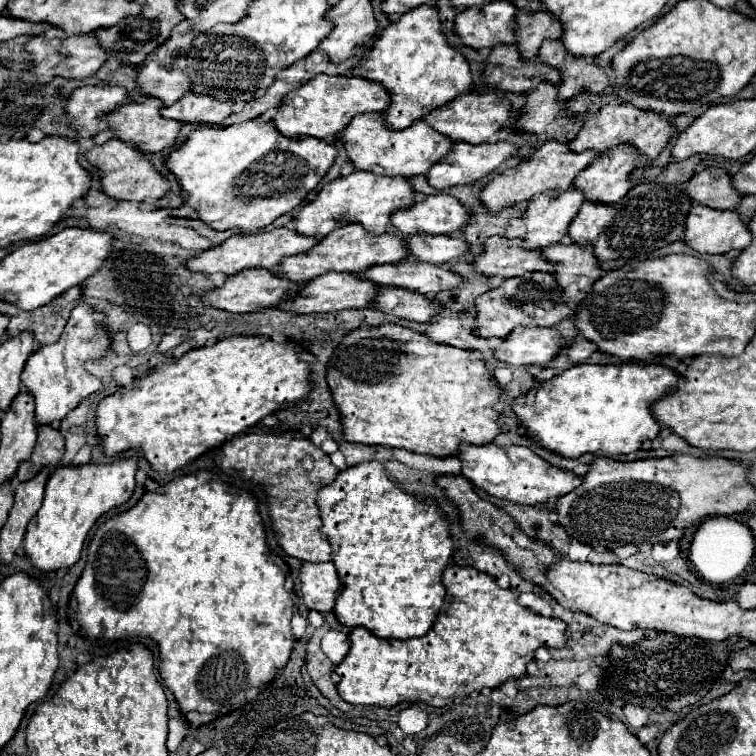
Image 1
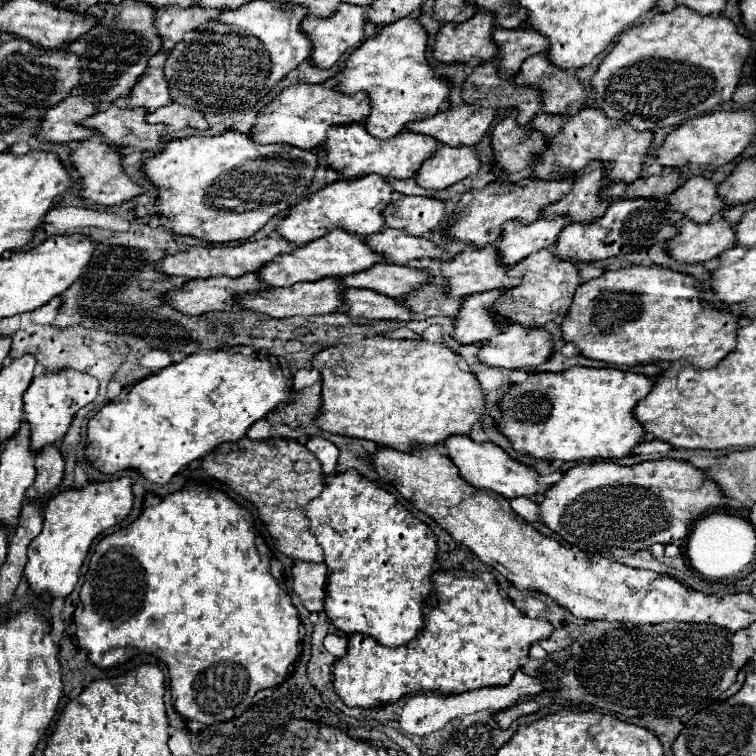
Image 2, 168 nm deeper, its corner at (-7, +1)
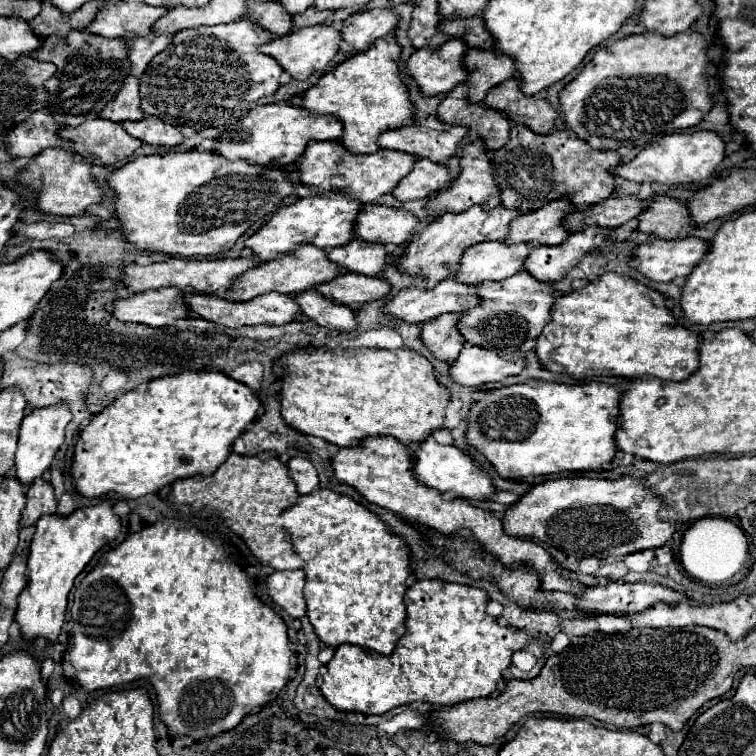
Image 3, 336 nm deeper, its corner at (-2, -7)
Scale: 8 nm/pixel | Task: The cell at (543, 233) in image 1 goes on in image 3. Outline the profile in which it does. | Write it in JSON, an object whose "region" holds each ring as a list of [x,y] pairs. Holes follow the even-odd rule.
{"region":[[[479,242],[463,252],[463,260],[455,272],[455,280],[475,286],[487,280],[505,280],[521,270],[523,260],[529,252],[529,244],[507,246],[503,242]]]}

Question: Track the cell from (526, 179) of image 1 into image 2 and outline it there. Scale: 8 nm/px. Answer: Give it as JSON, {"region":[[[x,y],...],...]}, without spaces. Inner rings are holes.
{"region":[[[574,172],[564,174],[560,180],[540,180],[540,178],[524,178],[522,182],[508,184],[508,180],[496,180],[486,184],[482,190],[470,190],[462,194],[458,204],[458,216],[448,230],[448,236],[462,242],[472,242],[476,246],[492,244],[500,236],[502,224],[510,220],[520,220],[522,224],[530,224],[540,218],[540,212],[548,206],[566,196],[572,190],[572,180],[576,178]]]}

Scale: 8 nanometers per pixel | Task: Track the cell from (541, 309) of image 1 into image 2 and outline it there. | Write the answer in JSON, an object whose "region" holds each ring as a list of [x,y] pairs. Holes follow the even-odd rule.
{"region":[[[504,290],[468,296],[462,304],[460,314],[456,316],[456,328],[452,336],[462,344],[478,344],[496,336],[496,332],[504,332],[504,328],[508,328],[508,322],[496,320],[494,312],[490,310],[502,294]]]}

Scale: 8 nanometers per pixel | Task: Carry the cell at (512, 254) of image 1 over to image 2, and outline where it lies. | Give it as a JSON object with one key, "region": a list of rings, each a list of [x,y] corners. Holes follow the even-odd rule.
{"region":[[[494,244],[484,248],[466,246],[454,260],[448,262],[448,288],[452,296],[468,296],[476,292],[512,288],[520,280],[508,276],[508,266],[500,260]]]}

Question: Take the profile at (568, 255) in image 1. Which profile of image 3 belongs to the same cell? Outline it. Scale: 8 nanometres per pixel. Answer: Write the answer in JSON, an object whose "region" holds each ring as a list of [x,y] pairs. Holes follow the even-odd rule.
{"region":[[[517,272],[501,282],[483,282],[481,286],[475,286],[473,292],[481,300],[479,306],[465,312],[457,322],[457,328],[467,344],[491,348],[497,352],[515,352],[527,338],[537,338],[551,320],[551,284],[539,282],[527,272]]]}

